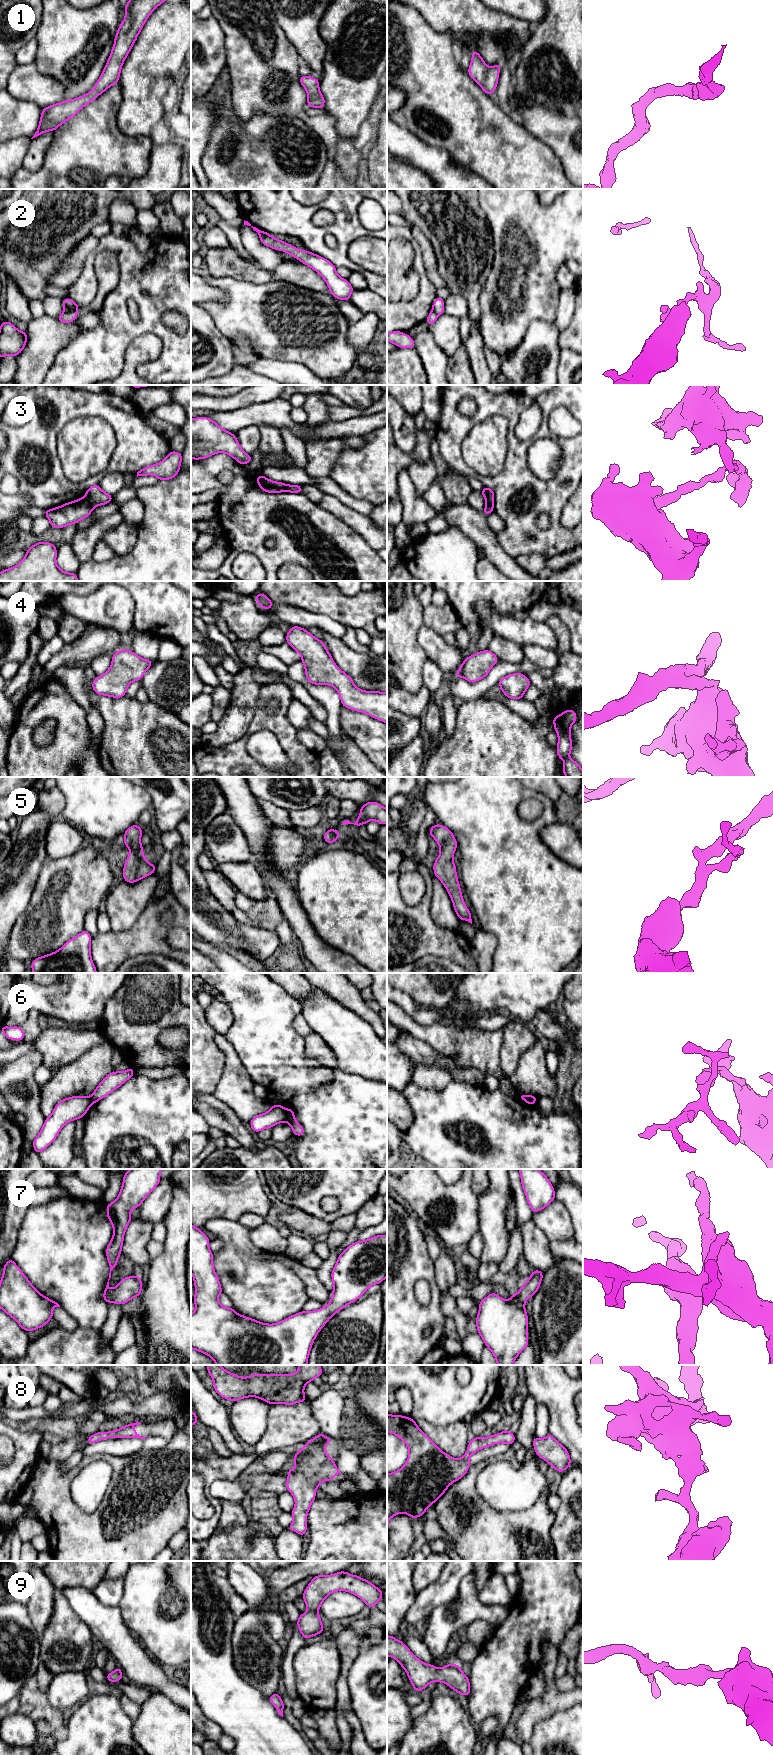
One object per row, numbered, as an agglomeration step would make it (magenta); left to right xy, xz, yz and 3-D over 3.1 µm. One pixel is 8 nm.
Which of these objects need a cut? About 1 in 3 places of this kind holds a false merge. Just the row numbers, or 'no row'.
2, 3, 6

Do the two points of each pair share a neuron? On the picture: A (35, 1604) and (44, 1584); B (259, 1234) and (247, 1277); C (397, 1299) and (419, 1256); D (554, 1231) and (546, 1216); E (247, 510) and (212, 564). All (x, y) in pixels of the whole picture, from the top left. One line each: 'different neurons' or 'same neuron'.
A: same neuron
B: different neurons
C: same neuron
D: same neuron
E: different neurons

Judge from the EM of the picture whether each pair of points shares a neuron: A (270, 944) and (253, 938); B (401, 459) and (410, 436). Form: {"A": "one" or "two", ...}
{"A": "one", "B": "two"}

